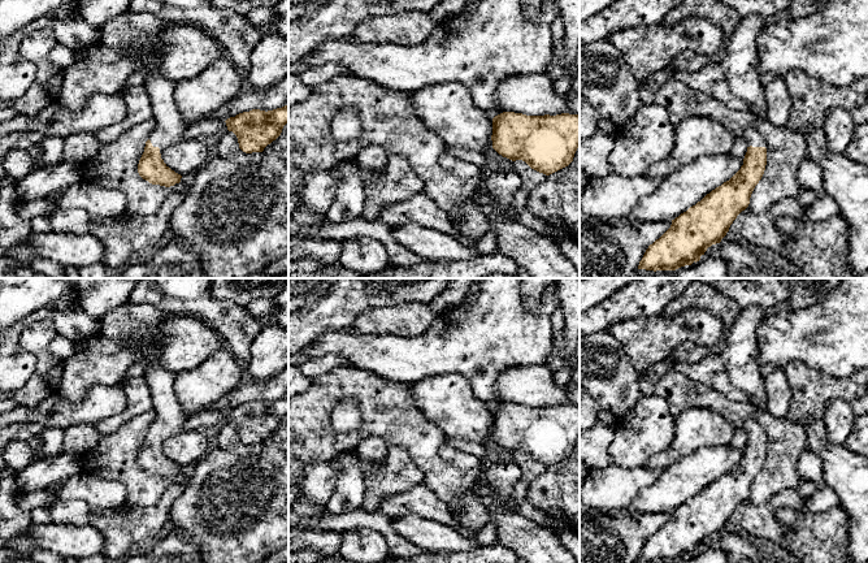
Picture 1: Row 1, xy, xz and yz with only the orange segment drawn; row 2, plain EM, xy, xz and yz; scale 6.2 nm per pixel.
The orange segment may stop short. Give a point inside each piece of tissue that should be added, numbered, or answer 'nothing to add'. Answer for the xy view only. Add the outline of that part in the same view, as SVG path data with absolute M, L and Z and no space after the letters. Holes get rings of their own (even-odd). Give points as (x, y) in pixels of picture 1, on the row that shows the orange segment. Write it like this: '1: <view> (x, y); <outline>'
1: xy (125, 30); M126 10L100 29L99 39L109 48L120 48L144 74L143 87L149 96L156 124L148 139L153 147L160 148L161 155L166 147L183 140L186 124L174 101L175 83L166 79L159 69L162 46L149 43L136 48L135 43L140 39L160 38L165 26L155 14Z

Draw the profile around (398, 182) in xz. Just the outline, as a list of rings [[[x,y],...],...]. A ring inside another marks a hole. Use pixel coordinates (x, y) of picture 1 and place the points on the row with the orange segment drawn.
[[[389,153],[383,174],[364,189],[365,203],[361,218],[376,221],[383,207],[422,192],[424,182],[413,172],[407,159]]]

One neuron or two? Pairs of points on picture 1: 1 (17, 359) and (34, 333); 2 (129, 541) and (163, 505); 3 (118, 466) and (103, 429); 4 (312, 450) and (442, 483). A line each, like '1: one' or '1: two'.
1: two
2: one
3: two
4: one

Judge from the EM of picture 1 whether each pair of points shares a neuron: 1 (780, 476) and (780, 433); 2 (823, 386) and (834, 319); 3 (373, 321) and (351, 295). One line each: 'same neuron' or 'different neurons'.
1: same neuron
2: different neurons
3: different neurons

